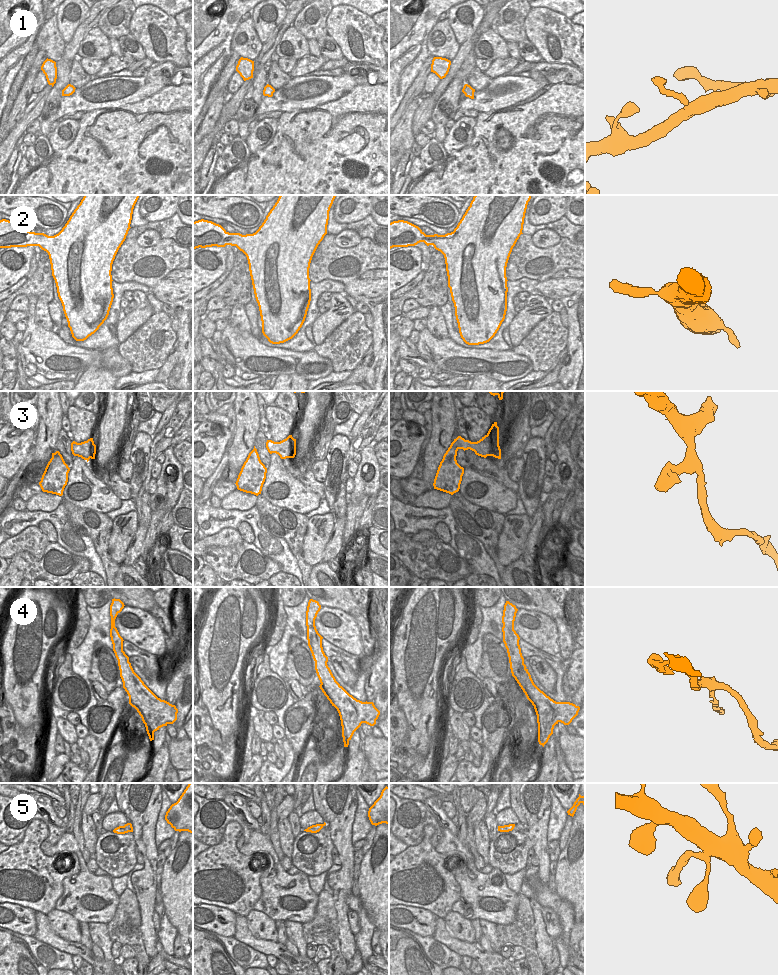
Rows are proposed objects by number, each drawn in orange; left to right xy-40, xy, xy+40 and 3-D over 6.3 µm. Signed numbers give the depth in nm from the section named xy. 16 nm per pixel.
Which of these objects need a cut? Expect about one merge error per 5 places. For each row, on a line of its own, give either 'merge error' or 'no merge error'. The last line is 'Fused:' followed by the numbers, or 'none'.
1: no merge error
2: no merge error
3: no merge error
4: merge error
5: no merge error
Fused: 4

